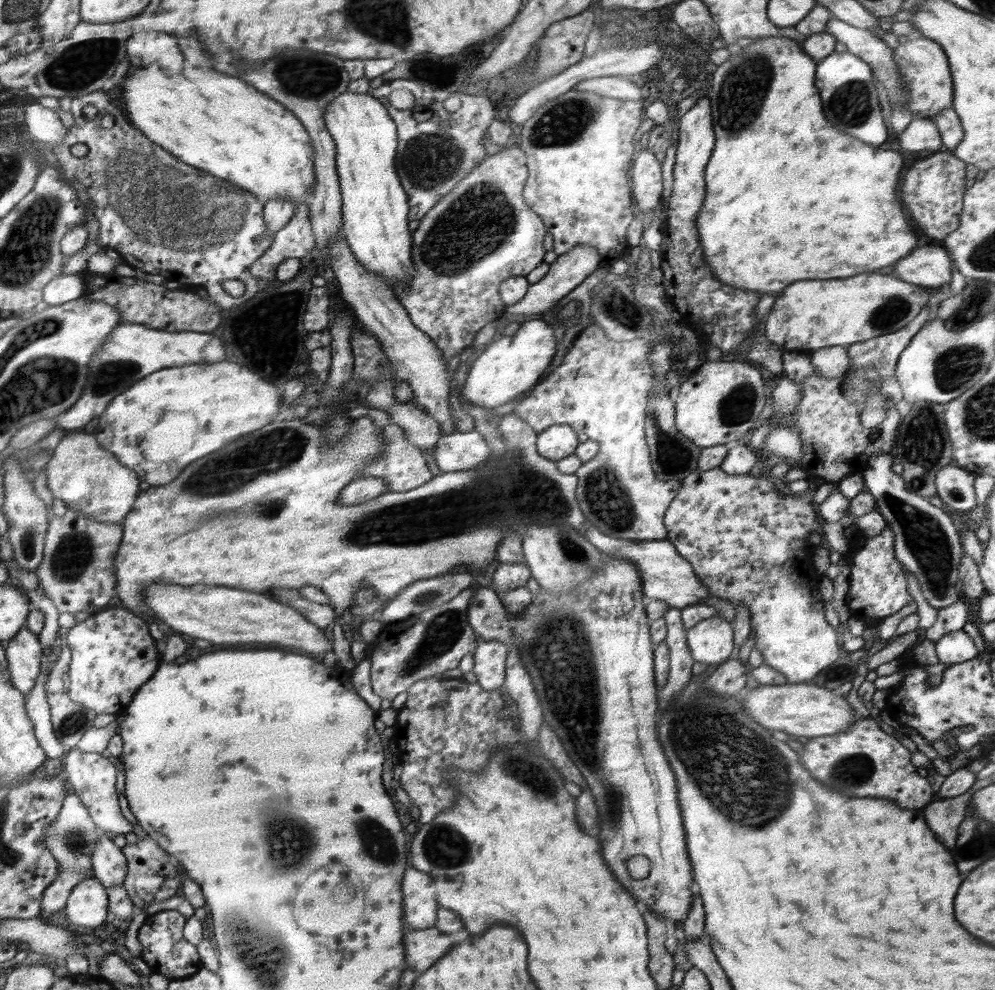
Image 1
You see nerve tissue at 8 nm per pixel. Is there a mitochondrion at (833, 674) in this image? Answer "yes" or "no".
yes

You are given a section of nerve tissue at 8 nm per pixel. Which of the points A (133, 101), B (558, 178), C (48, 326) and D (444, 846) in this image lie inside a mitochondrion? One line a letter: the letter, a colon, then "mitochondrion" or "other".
A: other
B: other
C: mitochondrion
D: mitochondrion

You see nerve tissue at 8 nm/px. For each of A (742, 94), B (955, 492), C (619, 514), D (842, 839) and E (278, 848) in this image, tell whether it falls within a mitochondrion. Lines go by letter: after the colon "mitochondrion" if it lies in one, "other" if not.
A: mitochondrion
B: mitochondrion
C: mitochondrion
D: other
E: mitochondrion

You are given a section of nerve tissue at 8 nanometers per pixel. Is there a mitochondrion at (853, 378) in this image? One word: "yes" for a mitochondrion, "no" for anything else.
no

